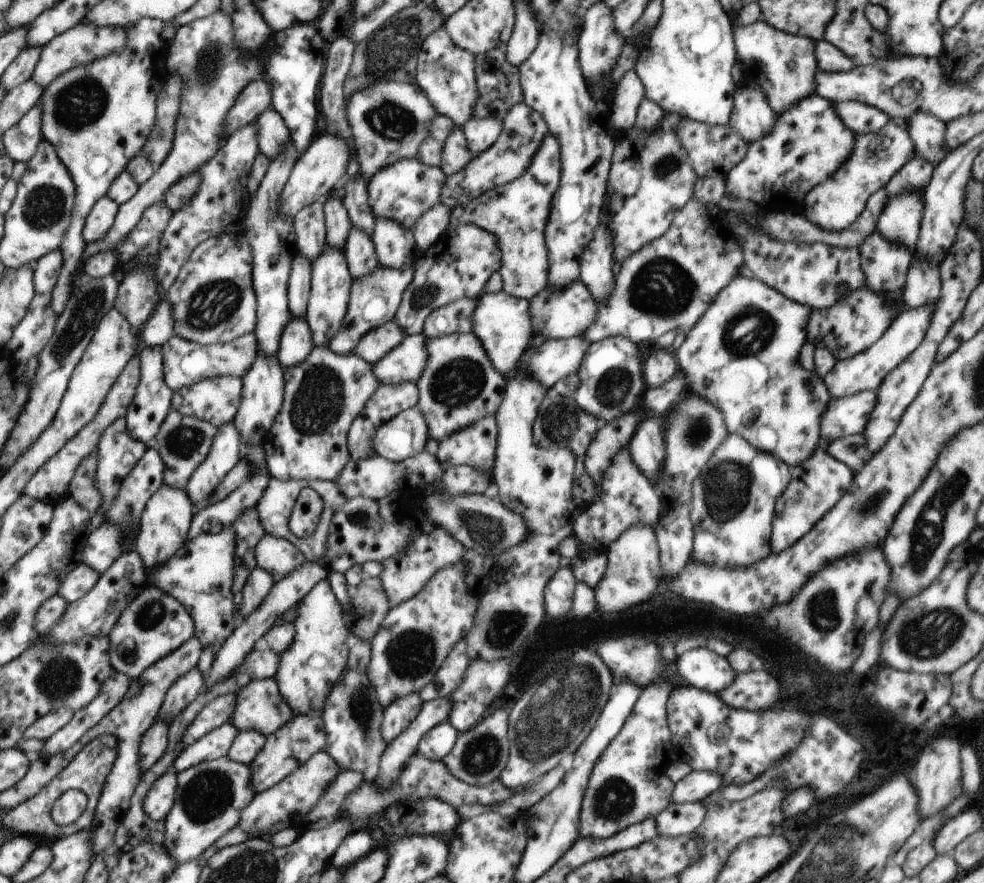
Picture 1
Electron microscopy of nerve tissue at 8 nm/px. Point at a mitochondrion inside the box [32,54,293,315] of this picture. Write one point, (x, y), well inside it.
(80, 103)

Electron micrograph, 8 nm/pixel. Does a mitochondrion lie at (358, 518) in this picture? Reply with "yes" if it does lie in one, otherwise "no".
yes

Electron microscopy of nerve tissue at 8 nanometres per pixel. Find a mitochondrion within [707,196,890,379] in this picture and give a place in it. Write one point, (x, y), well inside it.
(749, 331)

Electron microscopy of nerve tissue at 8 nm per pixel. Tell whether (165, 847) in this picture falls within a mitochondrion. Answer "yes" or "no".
no

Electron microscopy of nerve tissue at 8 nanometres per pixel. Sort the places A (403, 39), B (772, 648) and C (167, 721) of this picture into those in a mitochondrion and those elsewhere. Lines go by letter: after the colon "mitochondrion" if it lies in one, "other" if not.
A: mitochondrion
B: other
C: other

